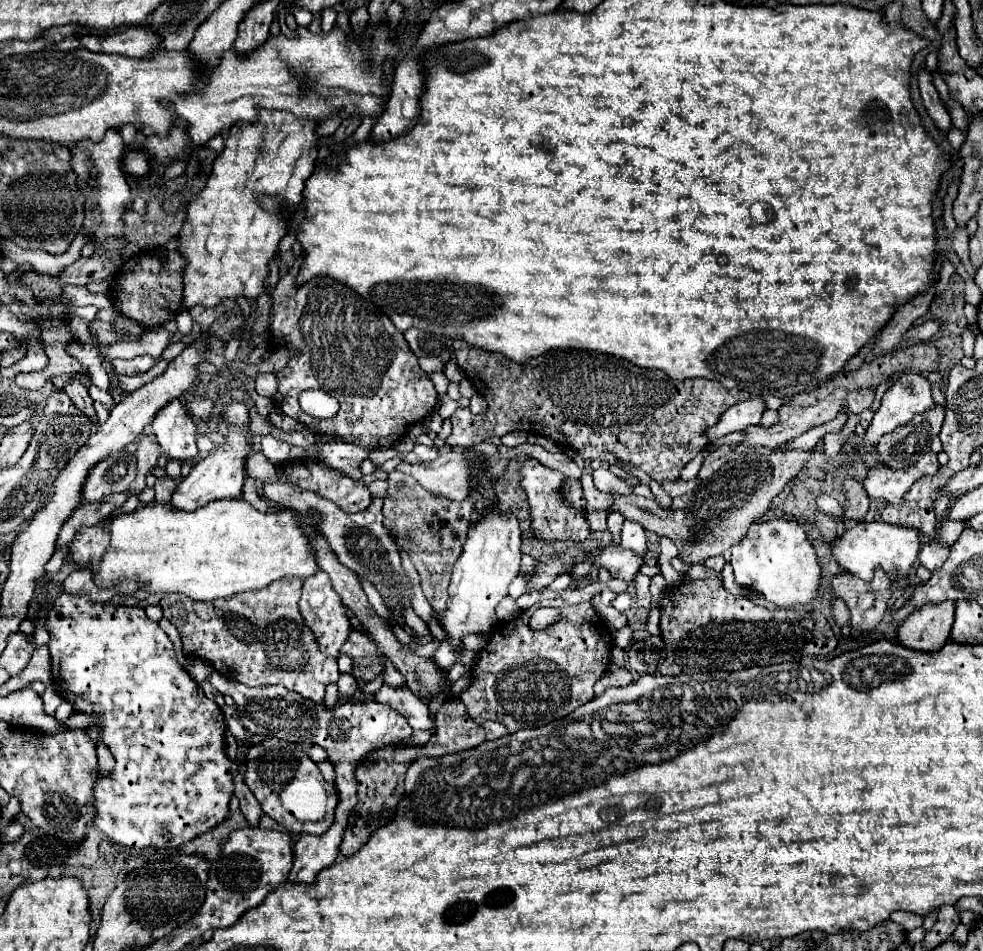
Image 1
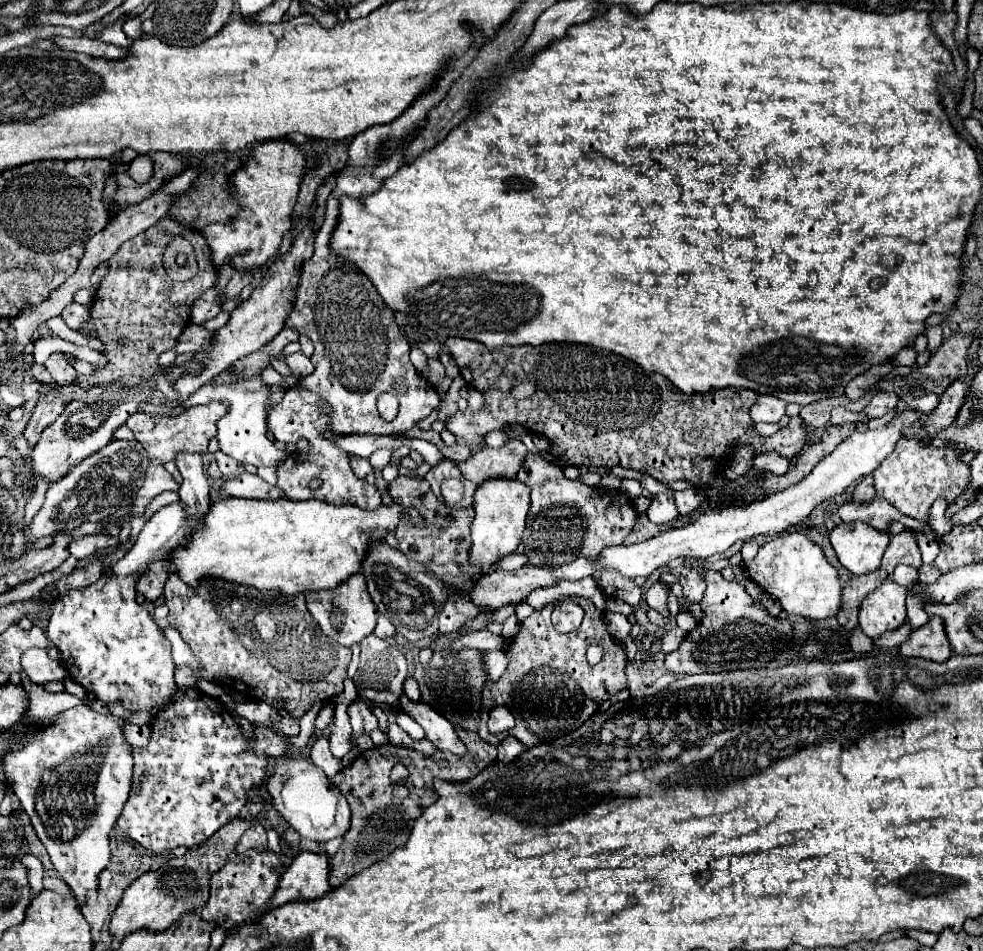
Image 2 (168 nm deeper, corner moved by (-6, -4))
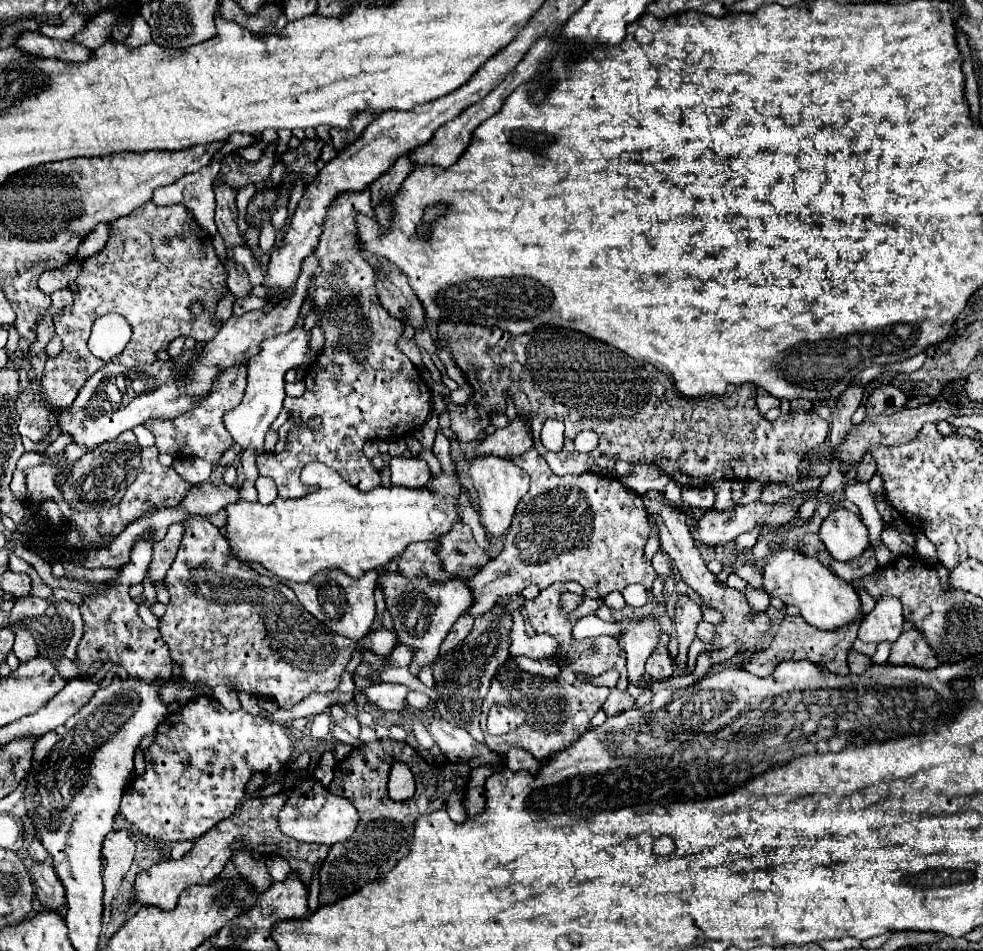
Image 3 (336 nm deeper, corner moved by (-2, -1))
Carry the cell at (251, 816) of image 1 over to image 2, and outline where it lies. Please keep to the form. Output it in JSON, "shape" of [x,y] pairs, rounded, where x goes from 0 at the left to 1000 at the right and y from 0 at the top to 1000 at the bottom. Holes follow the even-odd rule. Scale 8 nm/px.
{"shape":[[[256,868],[242,884],[240,897],[248,897],[256,891],[271,891],[271,872],[267,868]]]}

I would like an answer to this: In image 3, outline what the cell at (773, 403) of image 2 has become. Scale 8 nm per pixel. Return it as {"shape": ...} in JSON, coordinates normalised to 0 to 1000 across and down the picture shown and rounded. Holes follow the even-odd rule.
{"shape":[[[771,407],[769,412],[769,426],[775,435],[779,435],[783,429],[793,429],[793,421],[781,414],[777,408]]]}

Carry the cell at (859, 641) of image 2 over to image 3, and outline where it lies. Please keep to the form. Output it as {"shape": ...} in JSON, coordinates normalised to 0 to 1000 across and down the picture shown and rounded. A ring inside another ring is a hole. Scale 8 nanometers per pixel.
{"shape":[[[865,683],[865,688],[863,688],[863,702],[865,702],[865,707],[867,709],[875,709],[875,707],[881,707],[881,702],[885,700],[887,696],[885,696],[885,692],[883,690],[879,690],[879,688],[869,688],[869,683]]]}

